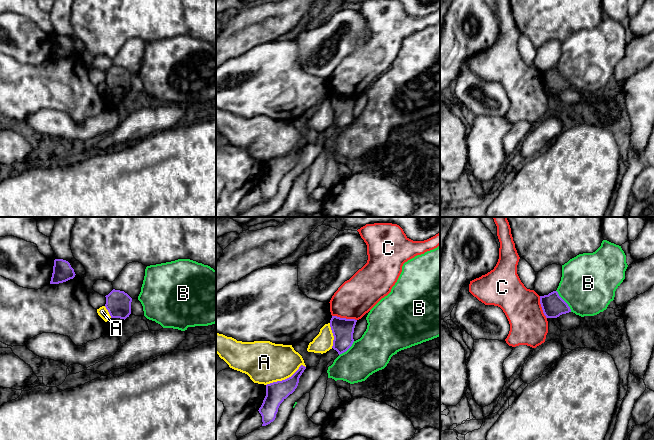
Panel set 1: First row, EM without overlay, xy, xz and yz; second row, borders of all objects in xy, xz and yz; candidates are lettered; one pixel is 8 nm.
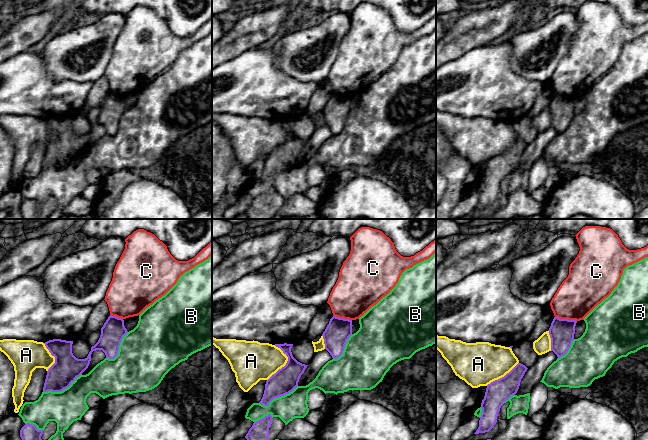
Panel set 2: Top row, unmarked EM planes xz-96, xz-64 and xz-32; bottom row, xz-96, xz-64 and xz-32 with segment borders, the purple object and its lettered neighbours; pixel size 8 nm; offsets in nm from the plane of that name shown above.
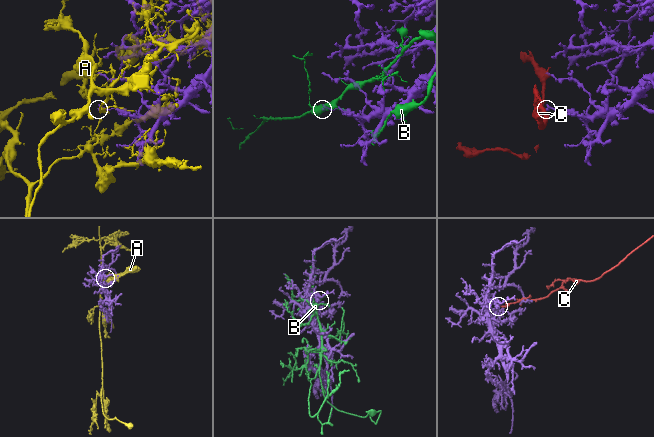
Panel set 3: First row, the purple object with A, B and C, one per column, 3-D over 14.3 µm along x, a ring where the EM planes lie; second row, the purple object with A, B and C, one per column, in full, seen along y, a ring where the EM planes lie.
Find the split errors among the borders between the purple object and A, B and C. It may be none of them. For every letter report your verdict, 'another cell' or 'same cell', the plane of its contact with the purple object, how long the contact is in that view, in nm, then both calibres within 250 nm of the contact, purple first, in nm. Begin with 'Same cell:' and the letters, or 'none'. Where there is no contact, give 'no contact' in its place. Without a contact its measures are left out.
Same cell: none
A: another cell; contact in xz; length 360 nm; calibres 170 and 340 nm
B: another cell; contact in yz; length 220 nm; calibres 180 and 440 nm
C: another cell; contact in xz; length 200 nm; calibres 170 and 300 nm

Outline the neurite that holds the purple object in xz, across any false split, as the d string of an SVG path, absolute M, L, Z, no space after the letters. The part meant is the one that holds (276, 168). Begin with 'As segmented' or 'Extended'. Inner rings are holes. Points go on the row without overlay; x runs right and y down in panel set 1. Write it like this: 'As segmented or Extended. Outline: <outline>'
As segmented. Outline: M301 141L291 153L266 161L266 172L258 186L262 192L262 202L275 196L280 180L295 167L305 145L306 143Z

